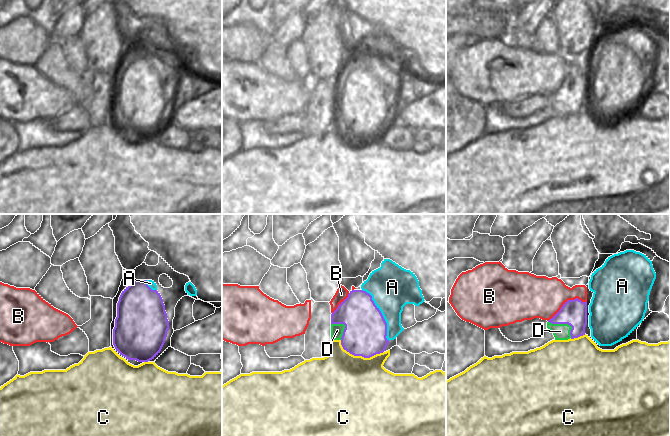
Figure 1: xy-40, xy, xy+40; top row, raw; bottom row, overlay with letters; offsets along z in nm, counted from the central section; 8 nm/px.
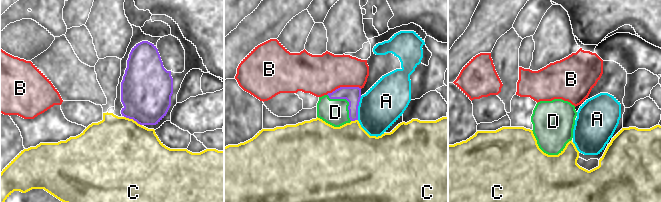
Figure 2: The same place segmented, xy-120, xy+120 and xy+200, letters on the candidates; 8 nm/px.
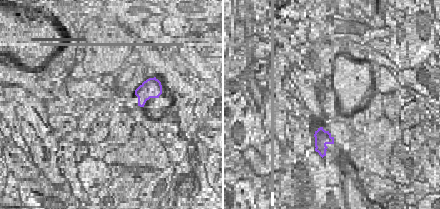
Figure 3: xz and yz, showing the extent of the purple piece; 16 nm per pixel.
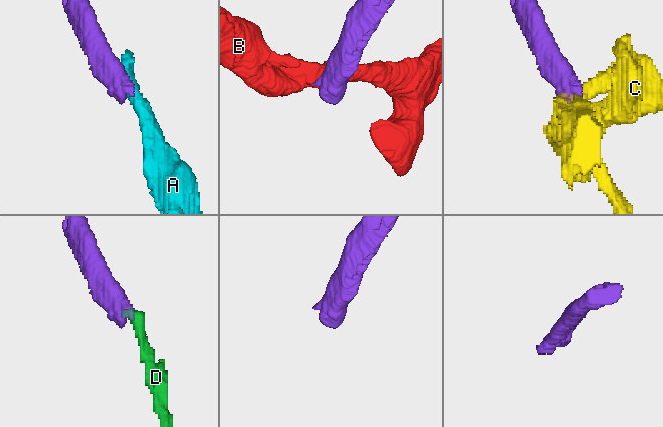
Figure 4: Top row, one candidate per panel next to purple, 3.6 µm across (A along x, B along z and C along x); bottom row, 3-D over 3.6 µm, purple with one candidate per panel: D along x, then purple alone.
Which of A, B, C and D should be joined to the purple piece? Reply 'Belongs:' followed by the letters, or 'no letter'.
Belongs: A

